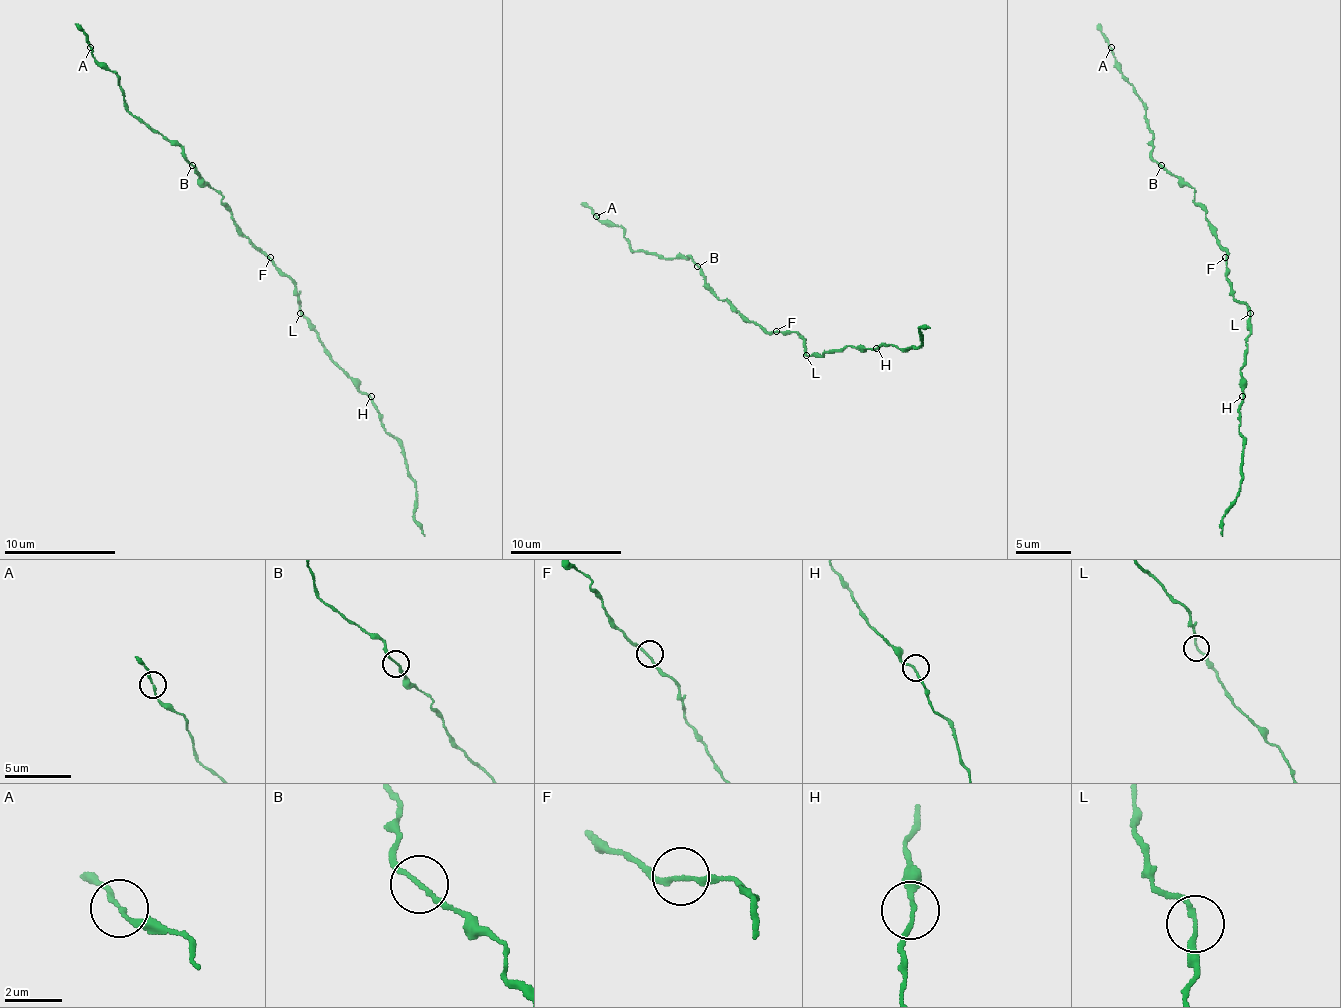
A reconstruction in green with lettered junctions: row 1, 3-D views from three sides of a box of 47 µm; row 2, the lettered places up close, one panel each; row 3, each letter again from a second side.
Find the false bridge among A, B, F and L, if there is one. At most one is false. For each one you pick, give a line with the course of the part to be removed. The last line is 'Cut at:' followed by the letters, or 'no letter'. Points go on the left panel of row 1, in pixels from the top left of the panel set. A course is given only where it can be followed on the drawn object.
Cut at: no letter

